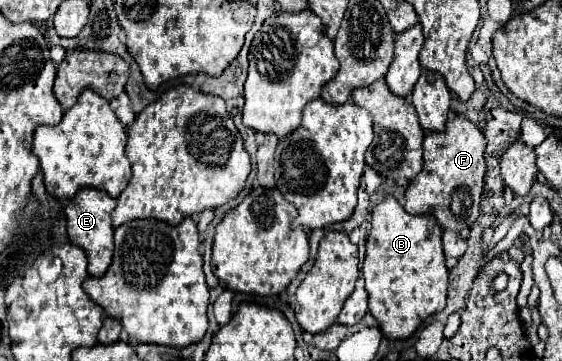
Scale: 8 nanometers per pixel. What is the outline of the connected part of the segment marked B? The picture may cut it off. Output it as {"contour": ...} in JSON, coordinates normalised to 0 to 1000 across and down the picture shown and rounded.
{"contour":[[[690,540],[662,584],[662,634],[651,668],[651,717],[644,734],[648,795],[655,812],[655,856],[673,889],[673,906],[687,939],[726,939],[747,895],[794,850],[794,801],[797,801],[797,745],[790,734],[790,695],[783,668],[786,640],[769,596],[730,596],[722,579]]]}

